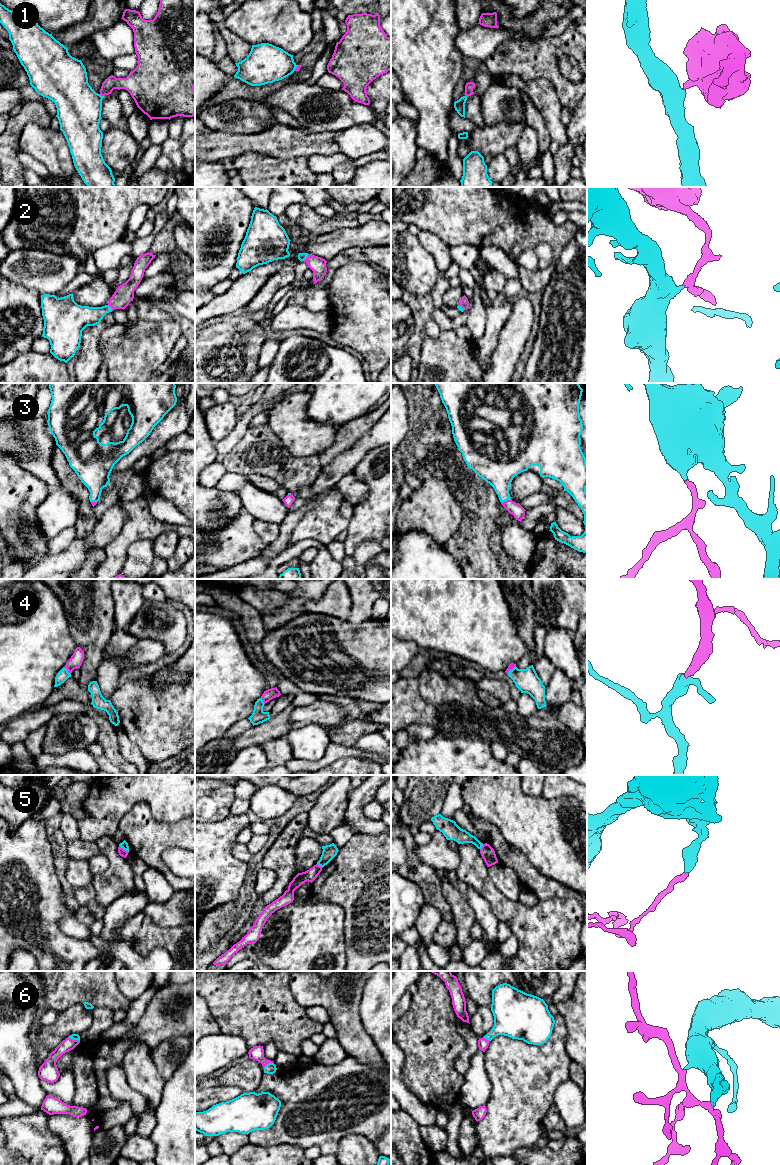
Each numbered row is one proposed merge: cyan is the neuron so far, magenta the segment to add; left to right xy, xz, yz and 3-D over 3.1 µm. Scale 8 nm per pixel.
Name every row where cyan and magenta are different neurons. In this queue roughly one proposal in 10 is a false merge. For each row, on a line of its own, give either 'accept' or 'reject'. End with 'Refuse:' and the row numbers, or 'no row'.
1: reject
2: accept
3: accept
4: accept
5: reject
6: accept
Refuse: 1, 5

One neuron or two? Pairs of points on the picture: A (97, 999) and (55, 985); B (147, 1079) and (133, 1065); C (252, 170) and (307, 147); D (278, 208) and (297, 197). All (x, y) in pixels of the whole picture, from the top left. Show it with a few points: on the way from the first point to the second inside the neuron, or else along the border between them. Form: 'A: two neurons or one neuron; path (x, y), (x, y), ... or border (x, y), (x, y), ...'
A: one neuron; path (87, 989), (83, 985), (65, 985)
B: one neuron; path (144, 1076), (136, 1068)
C: two neurons; border (257, 153), (282, 159), (303, 157)
D: one neuron; path (283, 203), (289, 197), (292, 197)

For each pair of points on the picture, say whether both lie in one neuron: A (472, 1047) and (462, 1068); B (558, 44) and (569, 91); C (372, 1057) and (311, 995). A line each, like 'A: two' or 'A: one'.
A: one
B: one
C: one

